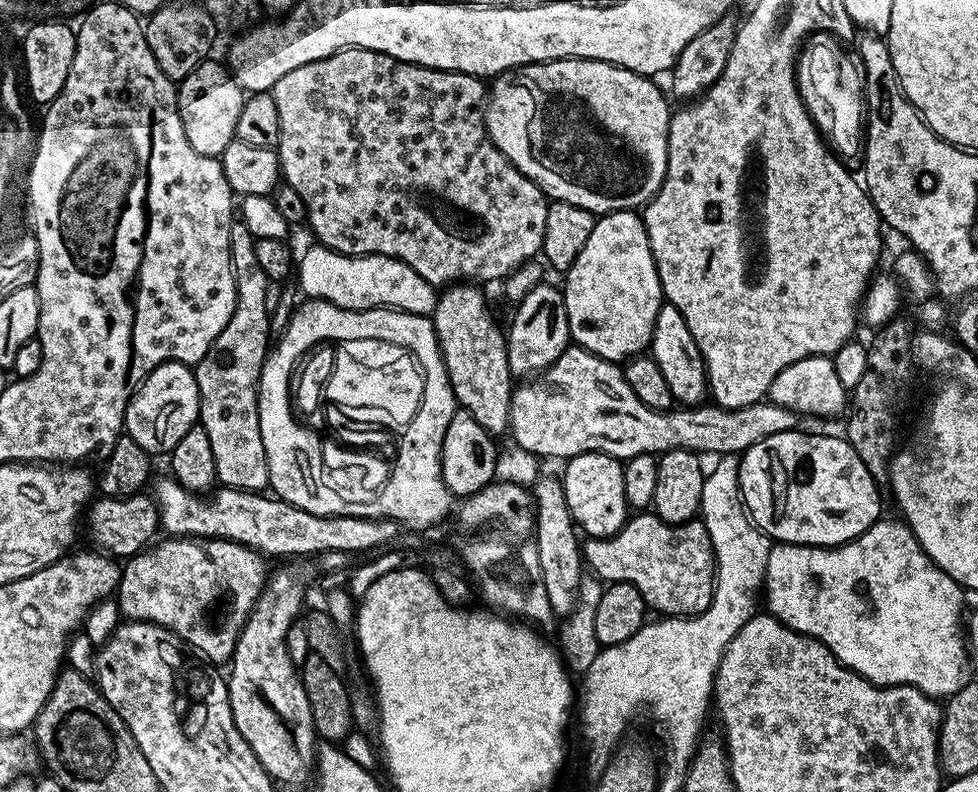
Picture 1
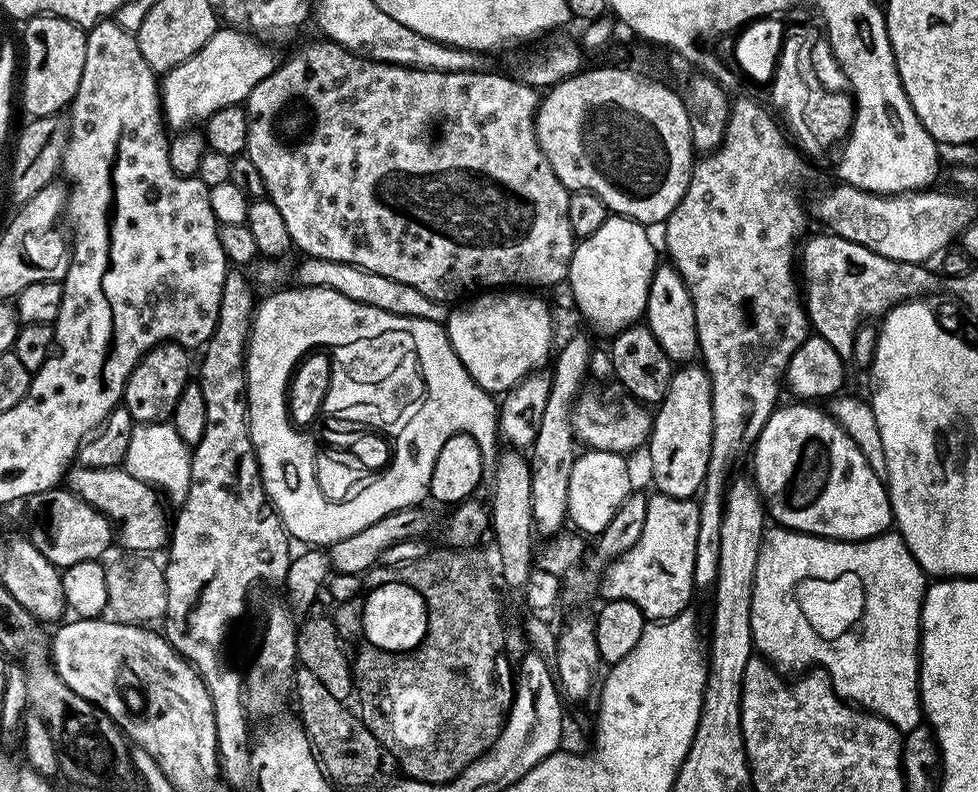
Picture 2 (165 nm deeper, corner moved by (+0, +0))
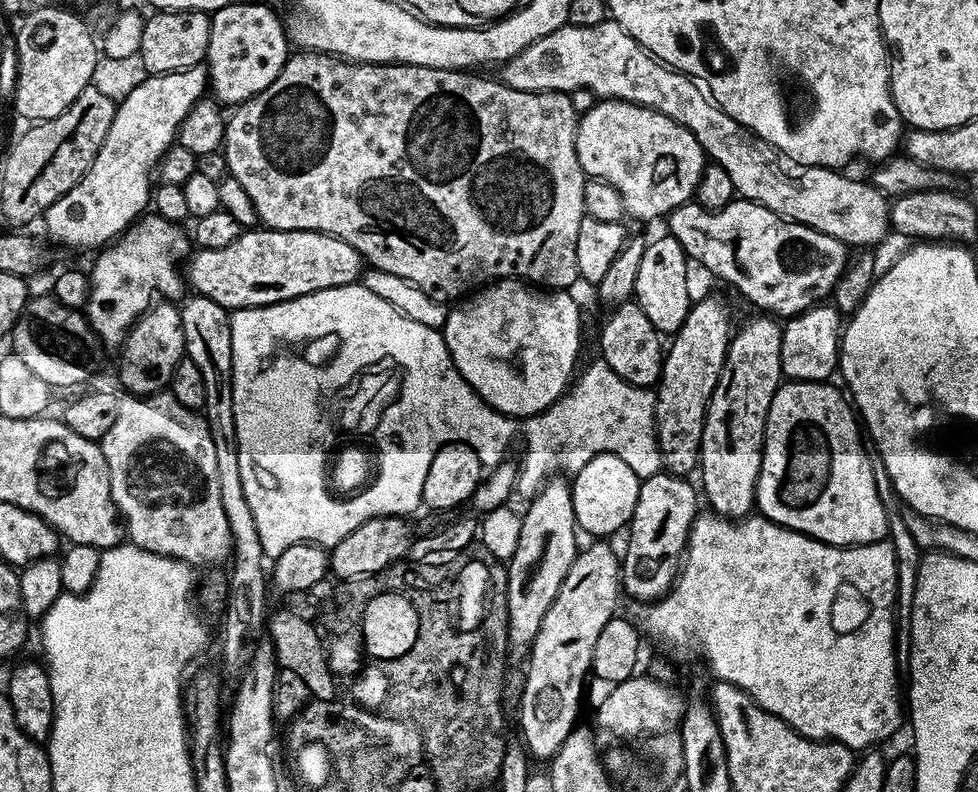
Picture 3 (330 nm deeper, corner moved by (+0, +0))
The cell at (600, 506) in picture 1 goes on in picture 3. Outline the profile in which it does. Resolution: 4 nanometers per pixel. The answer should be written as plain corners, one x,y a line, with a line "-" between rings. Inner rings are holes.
603,452
590,458
590,462
586,462
586,466
582,466
582,470
575,472
570,480
577,529
581,533
589,532
592,538
612,538
608,536
614,535
619,528
620,531
627,529
632,522
634,506
638,506
641,479
641,476
634,474
634,470
630,470
630,466
626,466
626,462
622,462
622,458
618,458
614,454

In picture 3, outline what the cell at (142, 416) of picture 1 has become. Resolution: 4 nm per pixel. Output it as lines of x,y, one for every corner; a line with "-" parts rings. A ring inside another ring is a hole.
172,302
153,303
128,331
120,354
120,384
125,388
125,393
143,398
165,391
172,383
178,362
185,359
179,307

